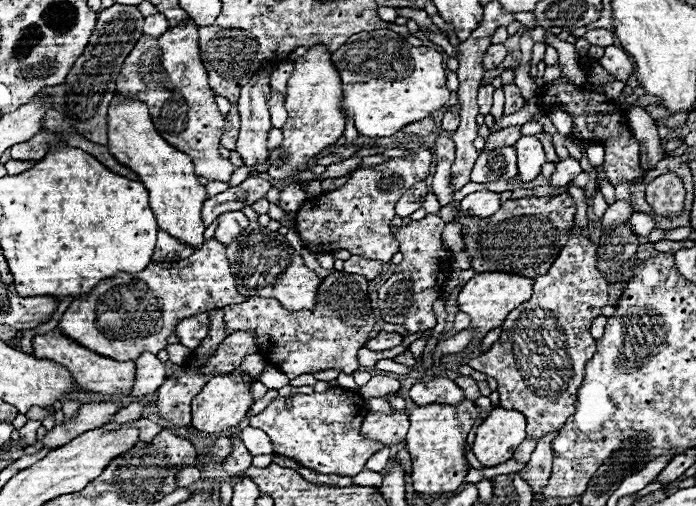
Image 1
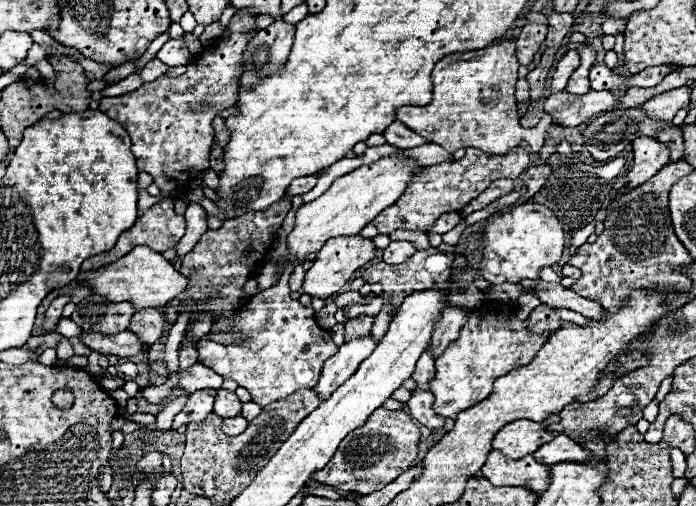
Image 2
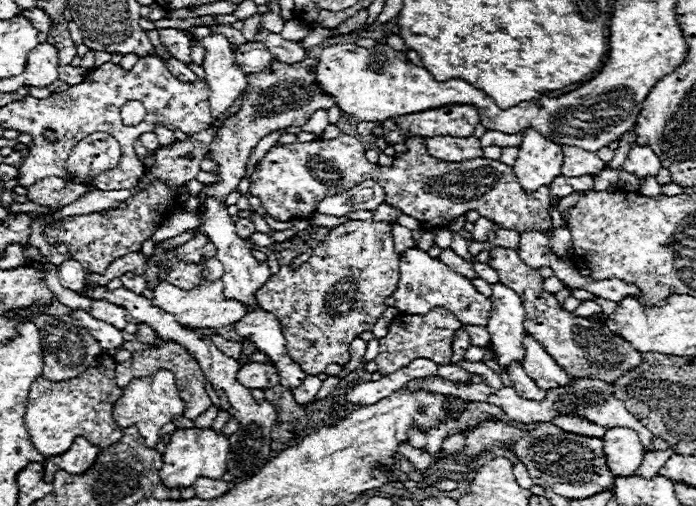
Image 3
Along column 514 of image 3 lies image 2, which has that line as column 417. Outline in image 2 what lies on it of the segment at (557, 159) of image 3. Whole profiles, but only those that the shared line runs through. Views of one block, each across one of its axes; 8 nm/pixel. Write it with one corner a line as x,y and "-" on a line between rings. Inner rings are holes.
396,150
374,164
360,166
340,178
334,180
334,184
316,200
302,204
296,212
296,224
294,230
288,236
288,248
290,254
296,254
298,262
302,262
310,252
318,252
324,242
332,236
350,236
362,230
368,222
372,222
384,208
394,204
402,192
406,192
412,178
424,168
414,160
406,158
406,150

